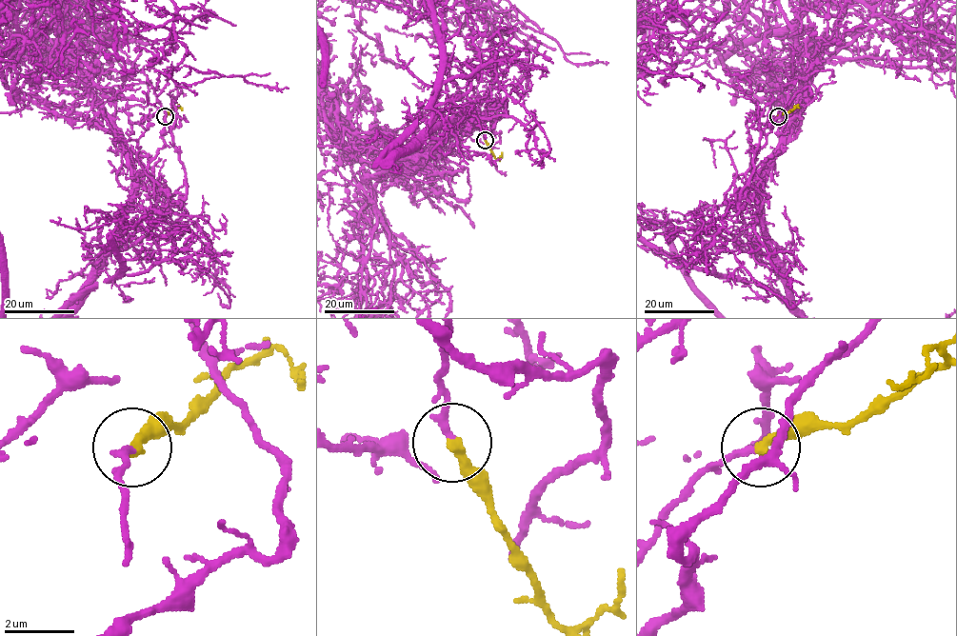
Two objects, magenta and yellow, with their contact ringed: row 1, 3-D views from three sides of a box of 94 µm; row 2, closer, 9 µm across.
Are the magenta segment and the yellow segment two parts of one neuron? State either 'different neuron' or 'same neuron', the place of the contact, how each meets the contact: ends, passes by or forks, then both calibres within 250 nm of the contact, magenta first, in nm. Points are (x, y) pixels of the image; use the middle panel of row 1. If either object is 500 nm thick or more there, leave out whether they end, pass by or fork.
same neuron; place (485, 140); magenta ends; yellow ends; calibres 200 and 340 nm

